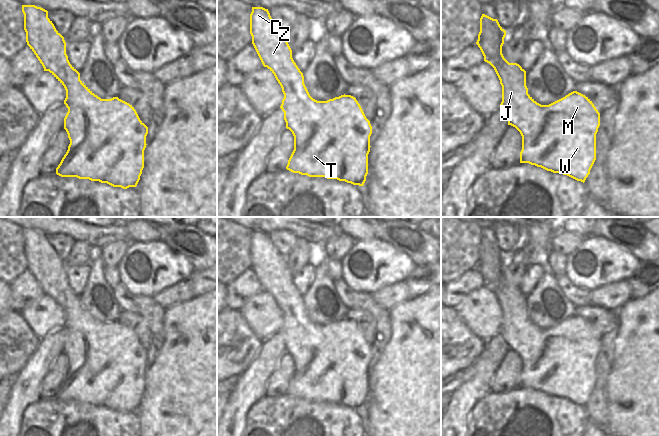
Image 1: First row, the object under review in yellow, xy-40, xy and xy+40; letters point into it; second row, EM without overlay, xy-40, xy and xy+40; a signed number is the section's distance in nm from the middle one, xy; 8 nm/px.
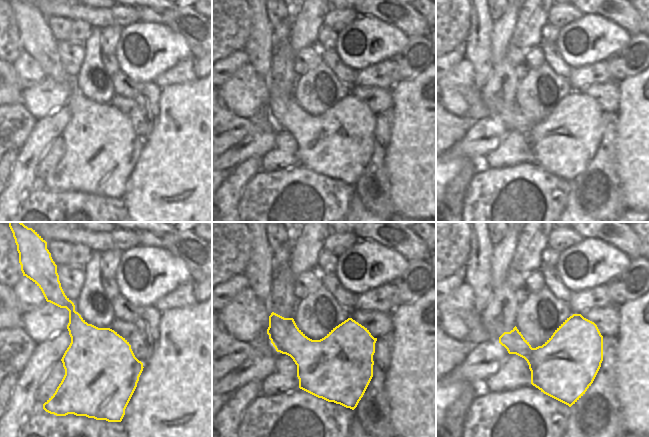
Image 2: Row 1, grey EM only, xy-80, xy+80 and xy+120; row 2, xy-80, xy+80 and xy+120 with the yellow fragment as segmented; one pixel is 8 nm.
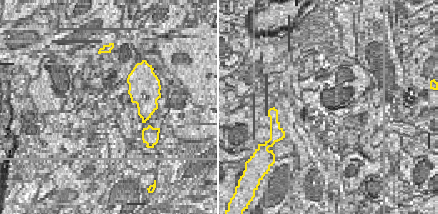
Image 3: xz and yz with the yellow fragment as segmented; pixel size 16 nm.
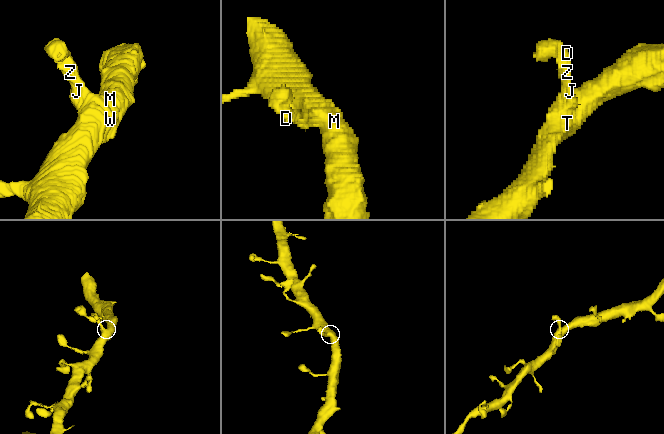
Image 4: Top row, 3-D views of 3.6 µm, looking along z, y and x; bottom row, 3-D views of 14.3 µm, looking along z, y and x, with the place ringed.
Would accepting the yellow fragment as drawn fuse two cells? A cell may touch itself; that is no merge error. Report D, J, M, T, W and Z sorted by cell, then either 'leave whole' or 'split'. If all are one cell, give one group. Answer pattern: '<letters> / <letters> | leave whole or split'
D J M T W Z | leave whole

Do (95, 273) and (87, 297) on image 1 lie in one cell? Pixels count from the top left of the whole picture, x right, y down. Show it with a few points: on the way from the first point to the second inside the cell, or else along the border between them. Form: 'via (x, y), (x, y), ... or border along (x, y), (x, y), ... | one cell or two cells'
via (95, 279), (91, 291) | one cell

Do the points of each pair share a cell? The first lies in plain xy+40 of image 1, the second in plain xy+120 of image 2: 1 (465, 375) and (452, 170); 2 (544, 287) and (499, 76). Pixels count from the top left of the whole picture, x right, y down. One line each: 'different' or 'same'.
1: different
2: different

